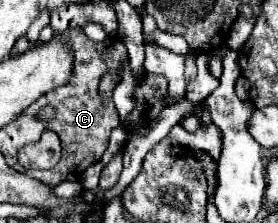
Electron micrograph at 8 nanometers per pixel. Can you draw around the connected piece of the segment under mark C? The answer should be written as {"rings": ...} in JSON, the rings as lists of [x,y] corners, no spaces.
{"rings":[[[82,28],[66,30],[62,34],[62,38],[70,40],[72,48],[76,50],[72,78],[68,80],[66,86],[60,86],[60,88],[44,94],[40,100],[36,100],[24,112],[24,118],[28,116],[28,118],[34,120],[38,110],[44,108],[46,104],[50,104],[50,106],[54,106],[58,110],[56,116],[46,122],[46,130],[54,130],[60,136],[60,140],[62,140],[60,164],[56,164],[50,170],[24,170],[30,176],[34,176],[34,178],[38,178],[38,180],[42,180],[42,182],[46,182],[50,186],[58,186],[64,180],[80,180],[82,172],[88,166],[96,164],[102,158],[102,154],[106,152],[110,132],[112,132],[112,128],[116,128],[120,124],[120,118],[118,118],[114,102],[112,100],[104,100],[98,94],[98,86],[100,86],[102,76],[106,72],[116,72],[118,76],[122,76],[124,74],[124,64],[128,62],[128,52],[126,52],[126,46],[124,46],[124,42],[120,38],[108,36],[102,42],[92,42],[82,32]]]}

